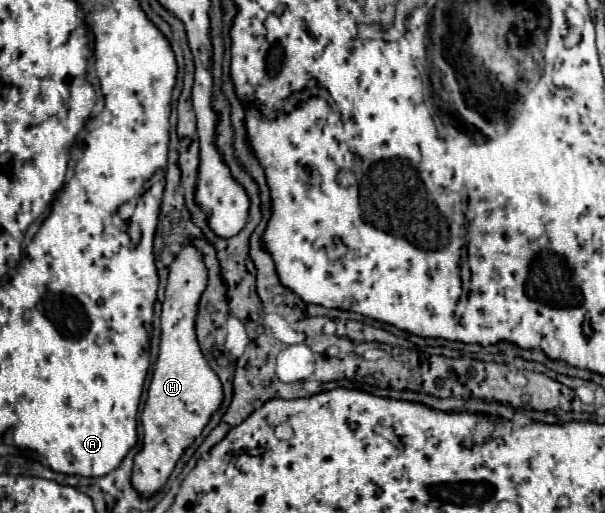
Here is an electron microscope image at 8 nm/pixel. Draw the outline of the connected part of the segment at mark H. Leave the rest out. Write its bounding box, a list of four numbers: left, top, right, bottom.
[132,245,222,495]

